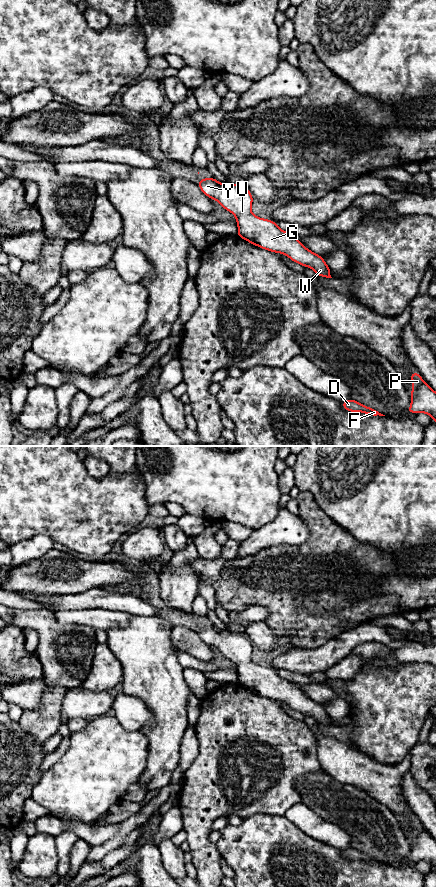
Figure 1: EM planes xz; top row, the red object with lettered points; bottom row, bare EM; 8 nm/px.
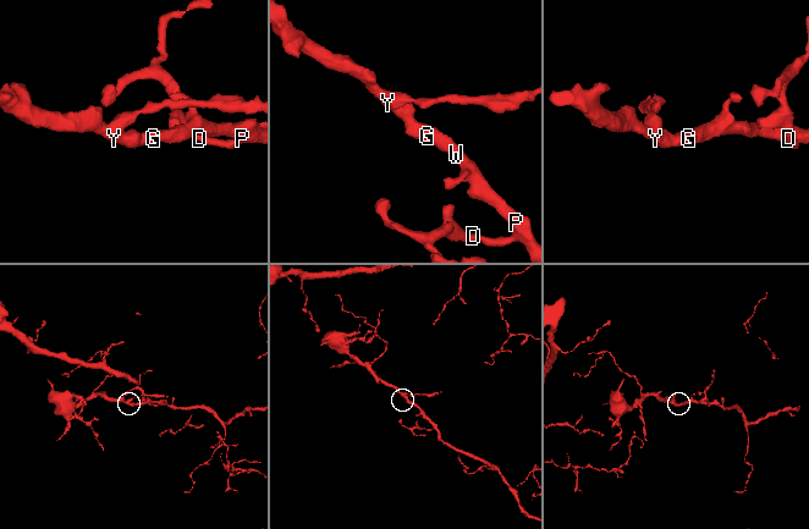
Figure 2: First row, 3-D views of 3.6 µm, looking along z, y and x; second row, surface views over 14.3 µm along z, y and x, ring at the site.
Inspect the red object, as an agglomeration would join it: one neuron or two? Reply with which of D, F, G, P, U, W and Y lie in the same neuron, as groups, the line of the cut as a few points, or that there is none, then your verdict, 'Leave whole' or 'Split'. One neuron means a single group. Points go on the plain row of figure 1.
Groups: D F G P U W Y. No split. Leave whole

